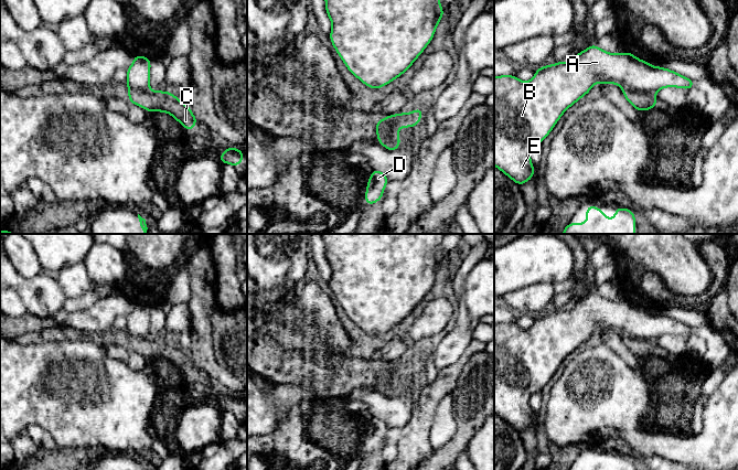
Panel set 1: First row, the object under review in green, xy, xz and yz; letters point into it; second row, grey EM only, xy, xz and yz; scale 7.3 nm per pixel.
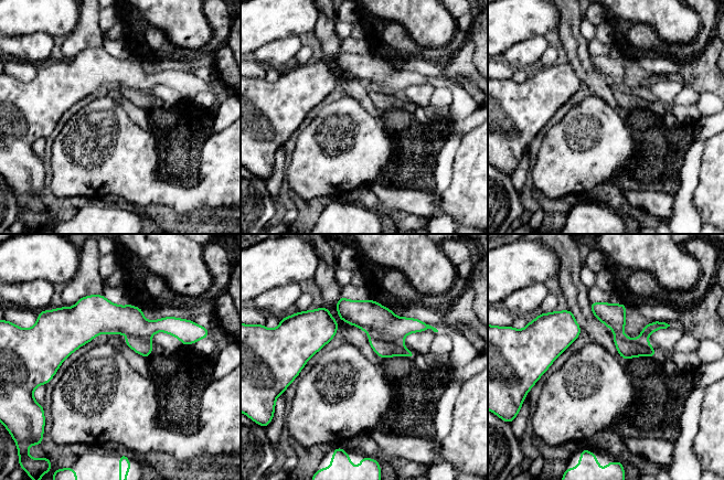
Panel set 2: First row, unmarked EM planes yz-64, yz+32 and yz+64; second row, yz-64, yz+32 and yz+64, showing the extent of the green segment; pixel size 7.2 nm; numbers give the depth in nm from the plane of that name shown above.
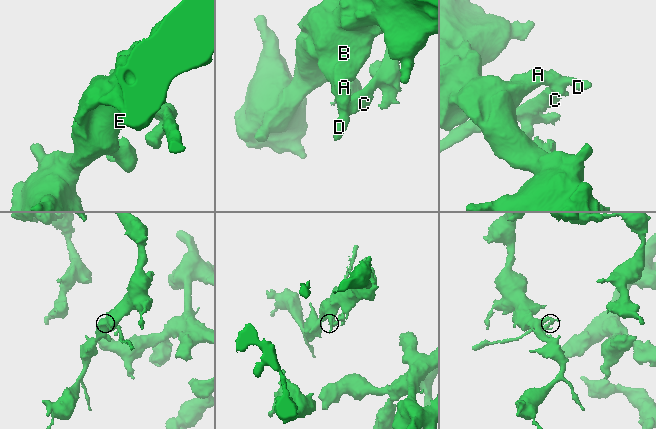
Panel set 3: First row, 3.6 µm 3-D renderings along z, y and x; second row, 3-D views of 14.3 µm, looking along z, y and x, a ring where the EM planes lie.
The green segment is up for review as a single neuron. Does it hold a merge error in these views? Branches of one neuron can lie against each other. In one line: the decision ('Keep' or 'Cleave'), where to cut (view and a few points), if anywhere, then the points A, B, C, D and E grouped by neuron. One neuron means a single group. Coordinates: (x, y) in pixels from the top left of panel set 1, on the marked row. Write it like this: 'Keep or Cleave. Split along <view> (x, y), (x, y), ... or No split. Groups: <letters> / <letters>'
Cleave. Split along yz (623, 87), (644, 91), (653, 95). Groups: A B D E / C

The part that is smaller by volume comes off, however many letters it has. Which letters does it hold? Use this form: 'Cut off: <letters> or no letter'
Cut off: C

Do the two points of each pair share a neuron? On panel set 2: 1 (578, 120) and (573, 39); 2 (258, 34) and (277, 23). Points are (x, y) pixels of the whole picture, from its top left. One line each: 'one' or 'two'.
1: two
2: one

